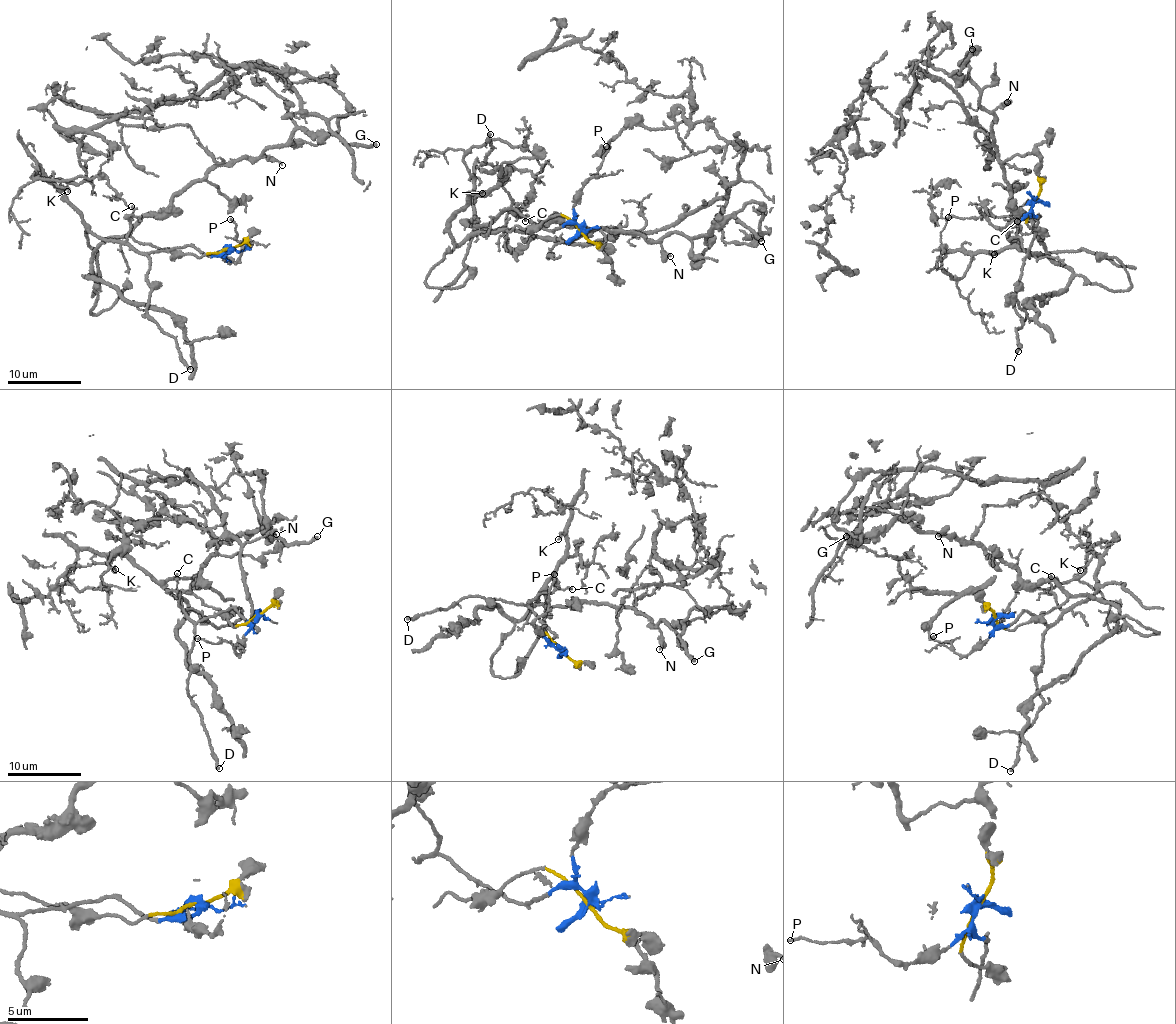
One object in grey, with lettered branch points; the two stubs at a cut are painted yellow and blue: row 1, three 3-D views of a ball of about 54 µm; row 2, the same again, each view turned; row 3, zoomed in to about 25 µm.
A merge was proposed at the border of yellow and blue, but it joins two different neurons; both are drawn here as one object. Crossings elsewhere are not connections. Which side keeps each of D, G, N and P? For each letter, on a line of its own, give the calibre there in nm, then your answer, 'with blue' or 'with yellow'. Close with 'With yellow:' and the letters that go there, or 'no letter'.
D: calibre 200 nm; with blue
G: calibre 320 nm; with yellow
N: calibre 110 nm; with yellow
P: calibre 150 nm; with blue
With yellow: G, N

